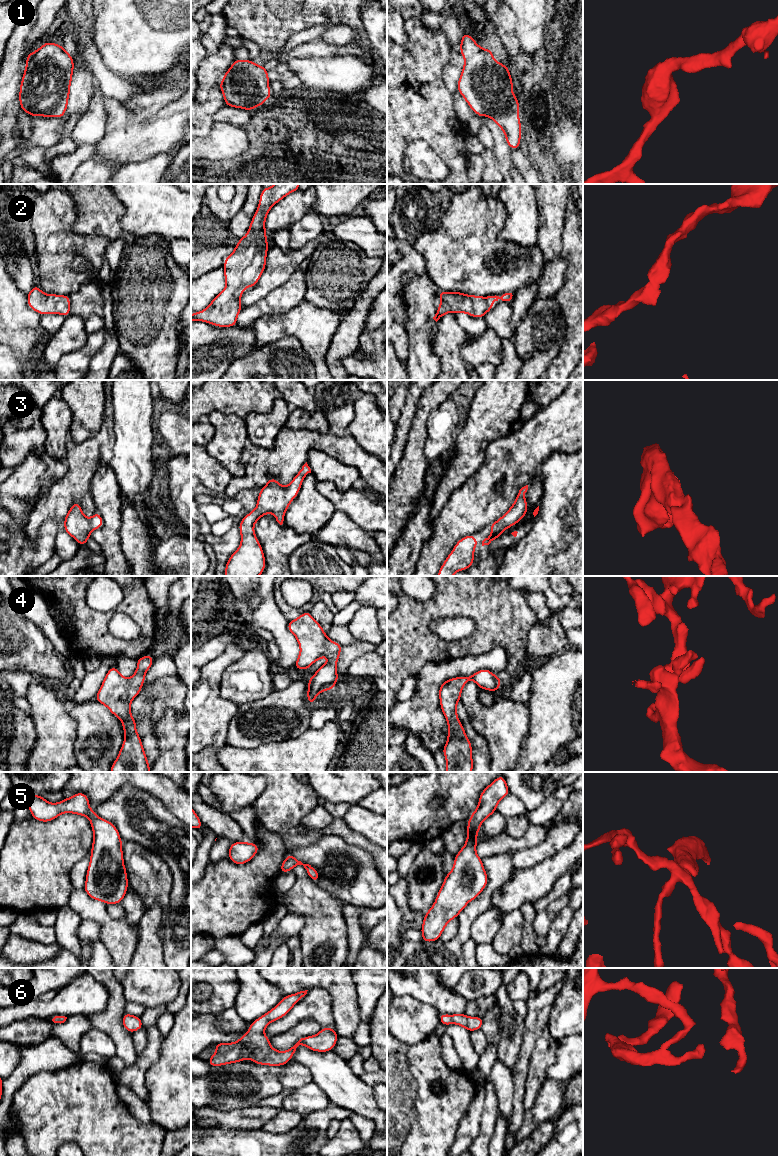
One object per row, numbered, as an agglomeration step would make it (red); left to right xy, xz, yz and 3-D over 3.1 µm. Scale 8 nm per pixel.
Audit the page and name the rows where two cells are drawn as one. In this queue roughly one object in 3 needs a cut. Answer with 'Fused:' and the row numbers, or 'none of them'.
Fused: none of them

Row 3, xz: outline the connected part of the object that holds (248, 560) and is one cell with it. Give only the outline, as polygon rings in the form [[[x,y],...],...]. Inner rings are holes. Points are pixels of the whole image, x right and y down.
[[[306,462],[286,488],[270,477],[268,483],[260,489],[256,508],[239,523],[241,543],[226,563],[225,576],[259,576],[263,573],[266,561],[255,535],[254,525],[267,513],[272,513],[282,525],[285,513],[292,500],[297,497],[308,473],[311,473],[311,469]]]

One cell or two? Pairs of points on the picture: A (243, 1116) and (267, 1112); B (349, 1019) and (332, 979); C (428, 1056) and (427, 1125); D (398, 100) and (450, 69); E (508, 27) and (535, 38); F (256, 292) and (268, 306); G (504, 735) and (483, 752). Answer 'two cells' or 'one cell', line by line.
A: one cell
B: one cell
C: one cell
D: two cells
E: two cells
F: two cells
G: two cells

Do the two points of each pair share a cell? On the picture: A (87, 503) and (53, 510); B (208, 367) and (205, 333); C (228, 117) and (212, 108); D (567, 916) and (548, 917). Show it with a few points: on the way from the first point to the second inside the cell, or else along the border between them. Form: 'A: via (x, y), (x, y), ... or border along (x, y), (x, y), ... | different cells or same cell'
A: via (79, 498), (65, 498), (61, 502) | same cell
B: via (205, 359), (205, 341) | same cell
C: border along (225, 104), (213, 115), (213, 121) | different cells
D: border along (567, 905), (554, 918), (545, 936) | different cells

